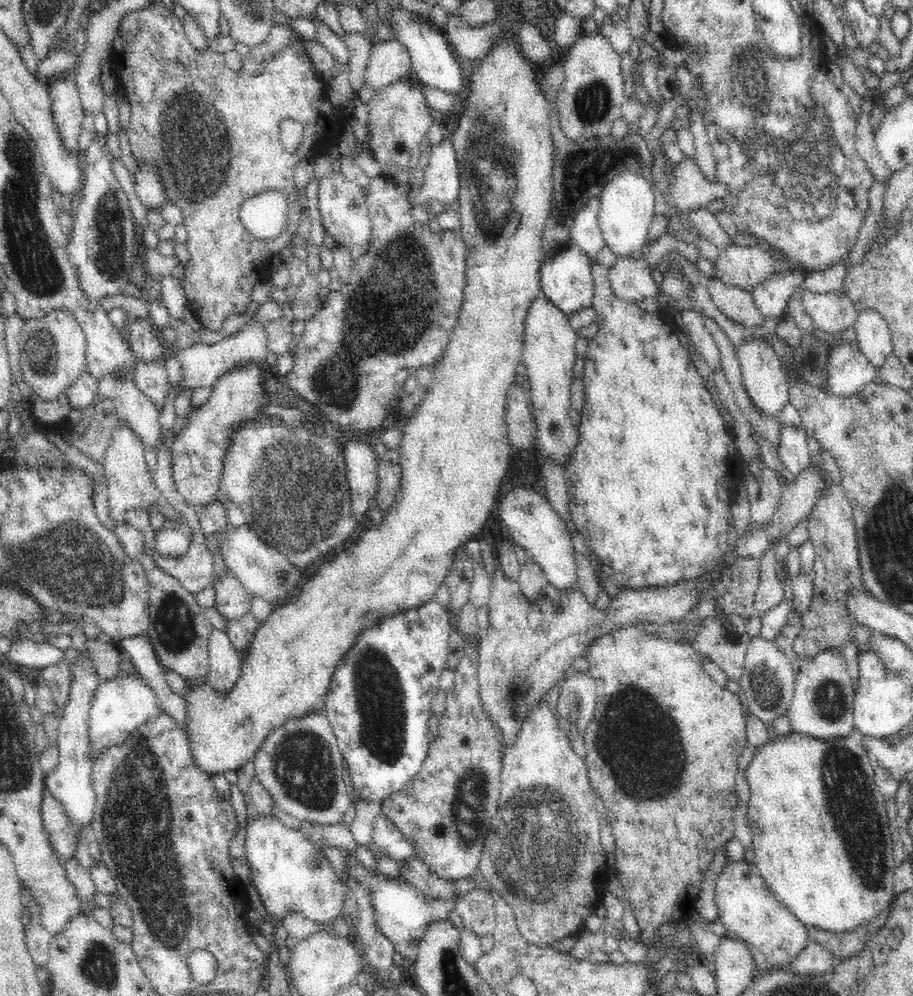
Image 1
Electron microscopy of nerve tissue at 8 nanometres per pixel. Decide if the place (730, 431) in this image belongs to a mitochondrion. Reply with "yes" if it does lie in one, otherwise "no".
no

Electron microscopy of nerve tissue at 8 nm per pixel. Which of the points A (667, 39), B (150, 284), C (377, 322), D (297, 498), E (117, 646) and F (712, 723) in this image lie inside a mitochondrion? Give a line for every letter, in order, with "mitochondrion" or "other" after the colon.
A: other
B: other
C: mitochondrion
D: mitochondrion
E: other
F: other

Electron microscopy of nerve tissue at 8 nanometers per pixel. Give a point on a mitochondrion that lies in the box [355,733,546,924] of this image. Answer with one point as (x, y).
(471, 787)

